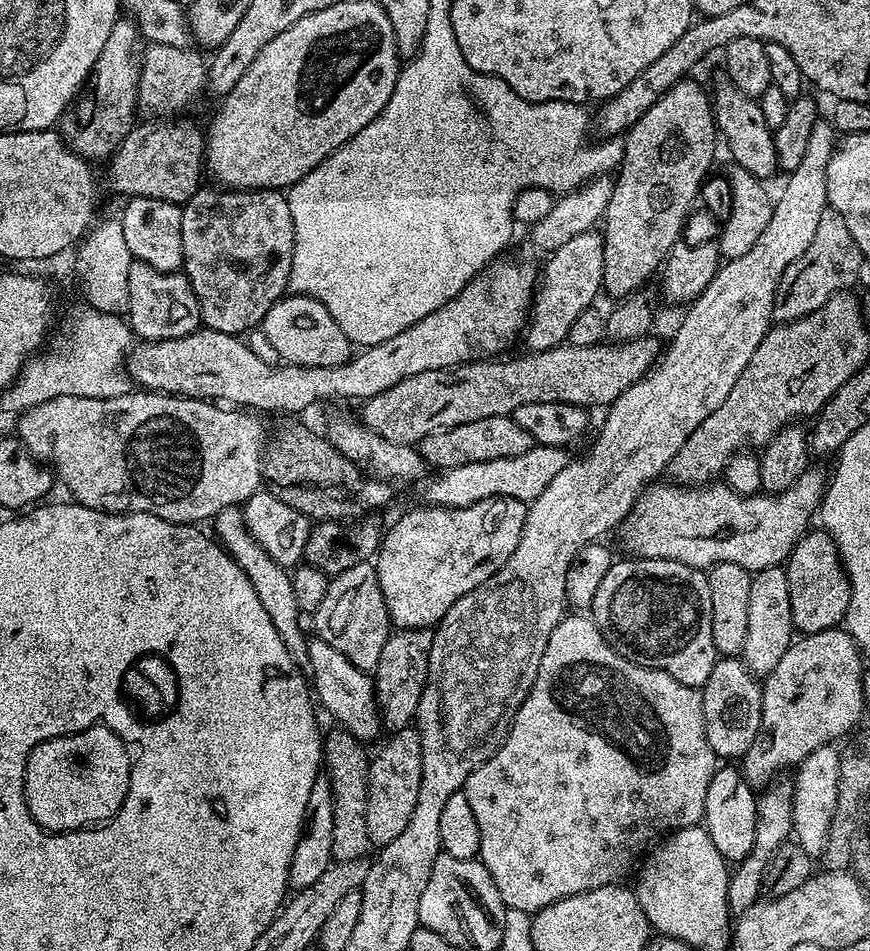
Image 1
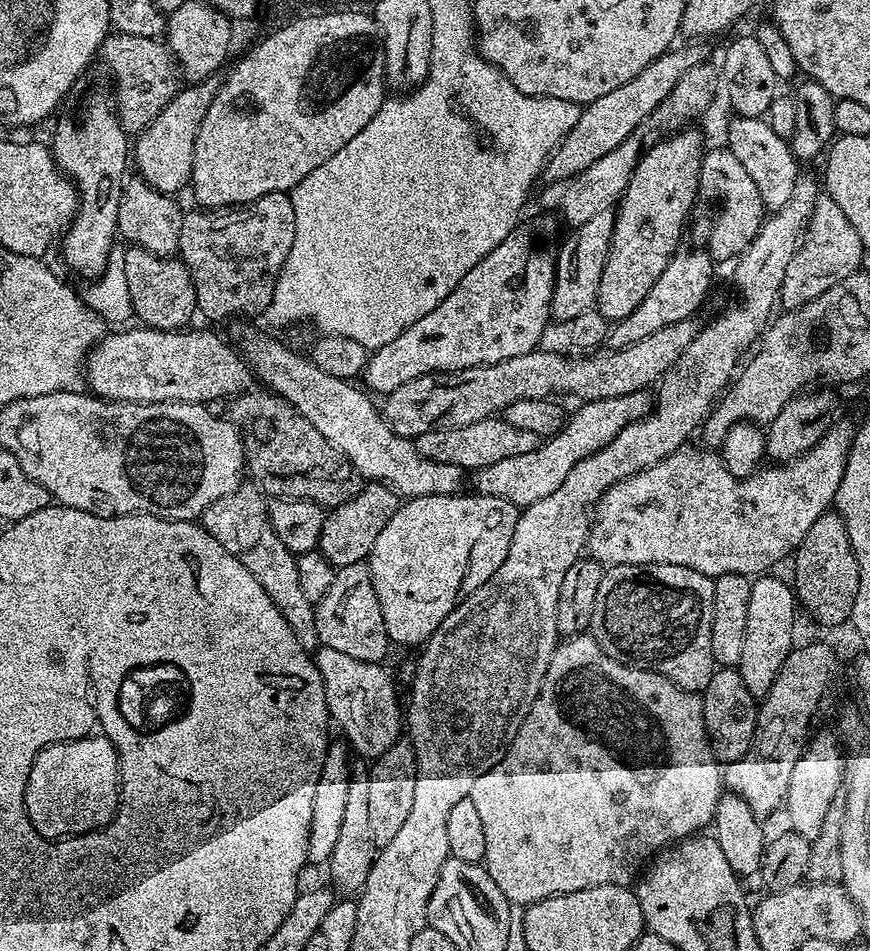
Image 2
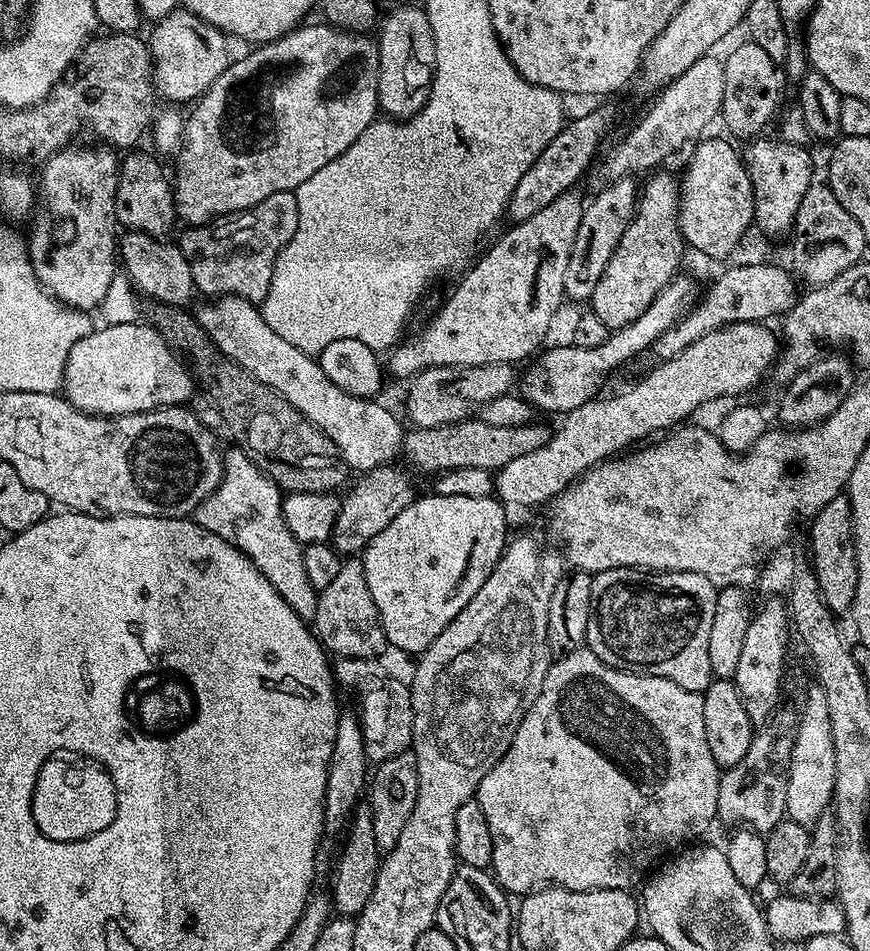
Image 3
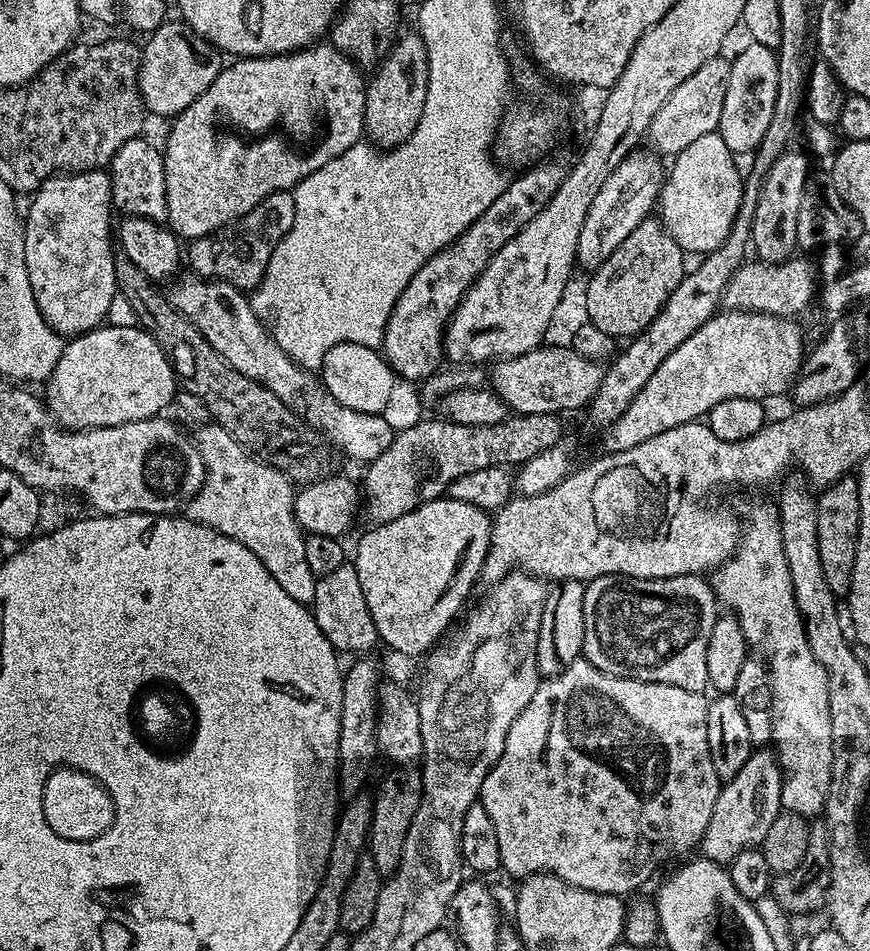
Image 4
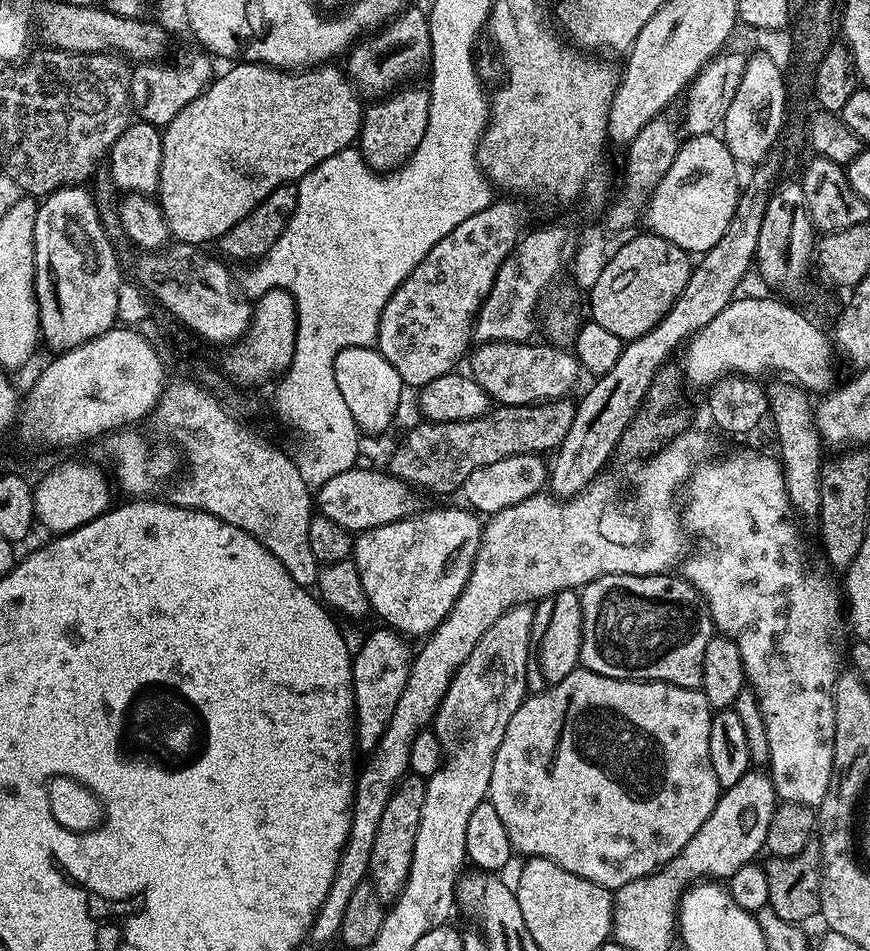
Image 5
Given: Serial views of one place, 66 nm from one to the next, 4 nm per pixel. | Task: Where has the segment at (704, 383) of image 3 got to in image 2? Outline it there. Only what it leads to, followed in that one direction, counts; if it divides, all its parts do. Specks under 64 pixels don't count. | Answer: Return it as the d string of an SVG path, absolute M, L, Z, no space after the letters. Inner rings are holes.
M647 391L626 394L618 398L590 400L579 405L576 413L565 419L562 430L558 434L547 437L534 450L527 454L517 454L514 458L502 458L502 462L494 462L494 466L486 466L475 473L475 491L482 496L506 498L517 508L529 508L538 498L547 498L554 494L562 482L566 482L566 474L578 466L584 458L602 450L609 444L627 424L641 420L654 407L654 400L648 397Z

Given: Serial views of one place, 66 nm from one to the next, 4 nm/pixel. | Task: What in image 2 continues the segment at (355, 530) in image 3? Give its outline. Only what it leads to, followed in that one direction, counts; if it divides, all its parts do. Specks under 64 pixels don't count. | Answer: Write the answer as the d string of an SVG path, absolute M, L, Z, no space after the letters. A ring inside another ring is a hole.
M379 482L365 483L353 500L347 500L346 503L331 509L325 515L318 551L336 569L365 563L372 552L374 538L378 538L378 534L382 534L382 526L386 526L386 522L390 522L397 507L398 497L388 485Z

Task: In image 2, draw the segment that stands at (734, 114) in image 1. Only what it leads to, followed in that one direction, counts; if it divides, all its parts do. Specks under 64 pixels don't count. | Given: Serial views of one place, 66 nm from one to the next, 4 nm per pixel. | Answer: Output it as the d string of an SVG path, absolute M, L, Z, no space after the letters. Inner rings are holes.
M733 115L728 124L728 151L742 162L746 174L754 178L754 186L758 186L758 194L762 194L765 209L775 210L786 206L796 189L796 183L802 178L801 161L792 153L792 145L787 139L779 136L777 129L767 119L758 116Z

